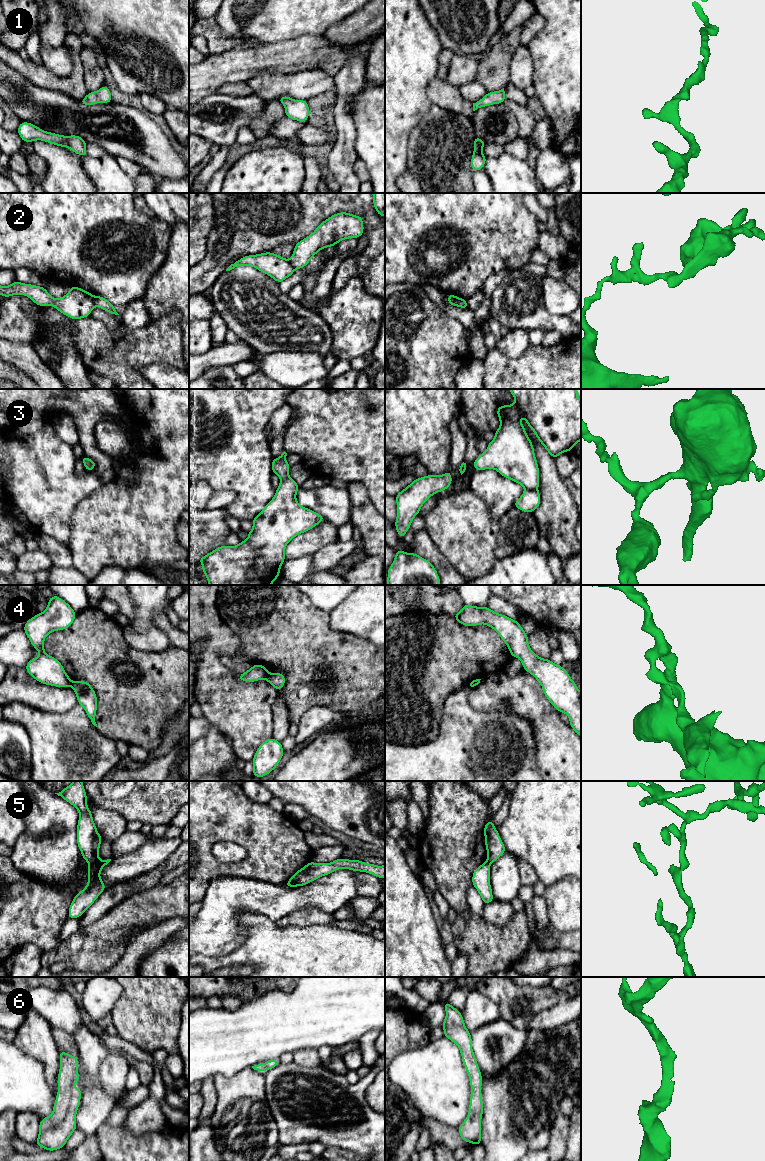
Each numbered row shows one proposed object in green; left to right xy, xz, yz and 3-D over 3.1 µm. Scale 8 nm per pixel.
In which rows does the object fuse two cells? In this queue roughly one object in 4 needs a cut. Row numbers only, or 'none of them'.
2, 4, 5

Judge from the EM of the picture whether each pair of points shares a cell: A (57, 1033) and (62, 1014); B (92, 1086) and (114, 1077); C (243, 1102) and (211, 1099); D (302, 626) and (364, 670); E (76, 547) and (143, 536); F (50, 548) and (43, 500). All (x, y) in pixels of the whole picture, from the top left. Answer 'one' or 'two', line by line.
A: two
B: two
C: two
D: one
E: one
F: two

